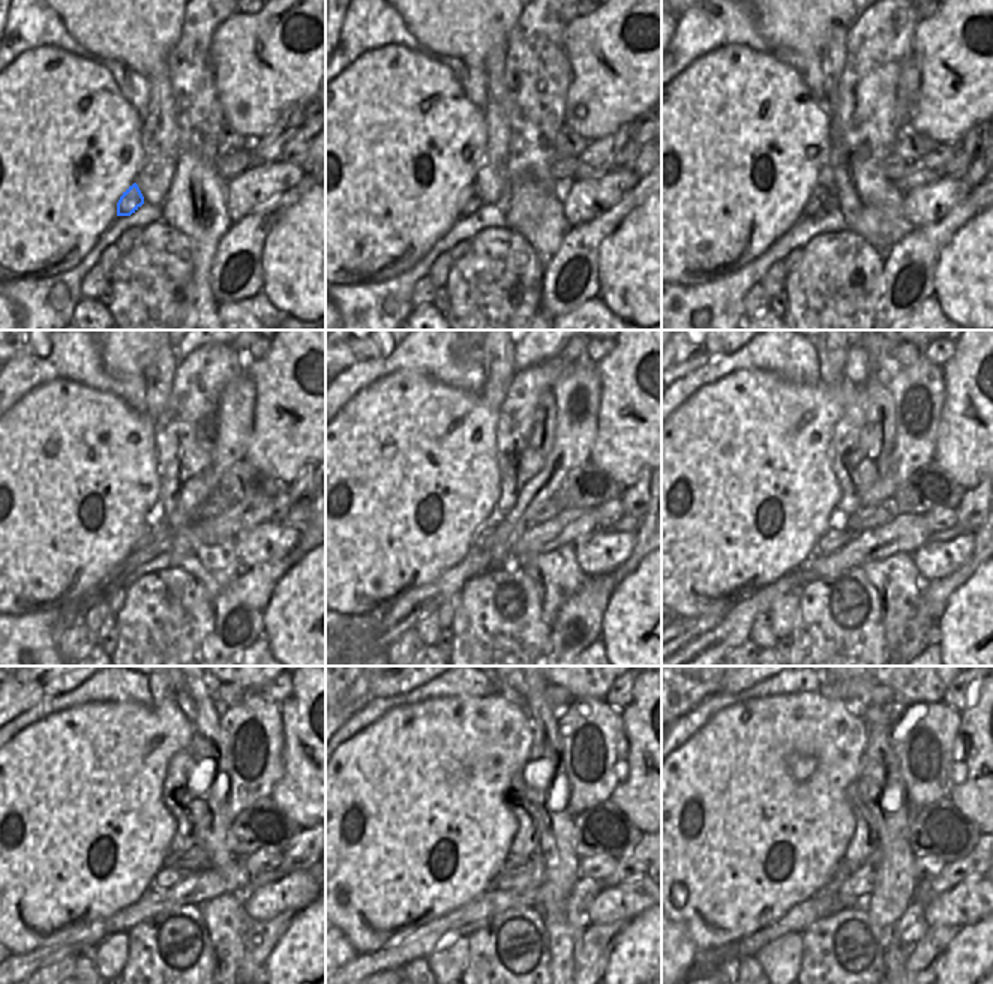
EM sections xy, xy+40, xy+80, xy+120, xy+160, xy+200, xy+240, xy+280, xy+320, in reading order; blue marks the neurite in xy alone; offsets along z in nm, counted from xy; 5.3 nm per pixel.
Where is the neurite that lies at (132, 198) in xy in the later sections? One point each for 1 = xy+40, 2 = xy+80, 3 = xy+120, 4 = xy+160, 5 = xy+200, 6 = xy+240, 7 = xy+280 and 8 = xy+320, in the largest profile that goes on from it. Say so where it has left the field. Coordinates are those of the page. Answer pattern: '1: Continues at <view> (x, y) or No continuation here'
1: Continues at xy+40 (473, 203)
2: Continues at xy+80 (819, 194)
3: Continues at xy+120 (147, 531)
4: Continues at xy+160 (483, 539)
5: Continues at xy+200 (834, 540)
6: Continues at xy+240 (168, 876)
7: Continues at xy+280 (528, 876)
8: Continues at xy+320 (860, 882)

